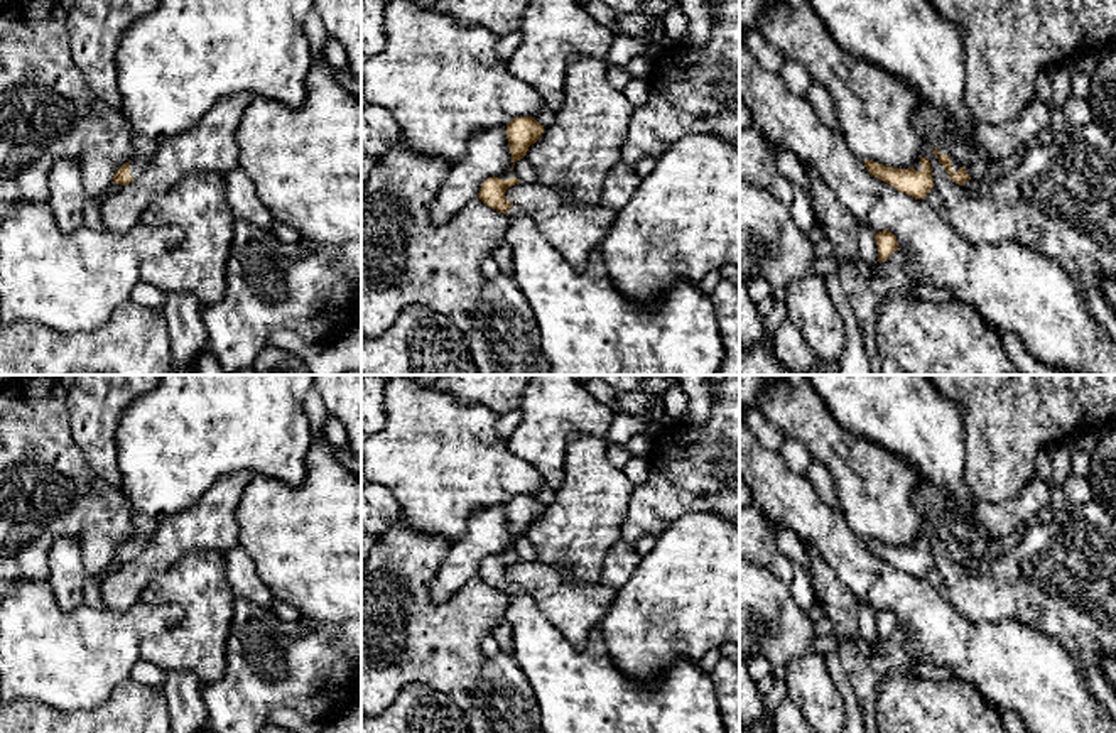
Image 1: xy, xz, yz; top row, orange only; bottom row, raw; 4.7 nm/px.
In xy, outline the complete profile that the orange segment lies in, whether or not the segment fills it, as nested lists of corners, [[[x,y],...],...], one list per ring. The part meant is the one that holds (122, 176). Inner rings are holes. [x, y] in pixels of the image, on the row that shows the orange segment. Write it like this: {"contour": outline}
{"contour": [[[160,0],[152,12],[135,20],[122,37],[116,54],[122,111],[130,125],[135,152],[111,182],[130,184],[145,171],[162,138],[198,123],[223,96],[248,93],[301,108],[306,100],[306,78],[314,62],[302,34],[312,7],[314,0]]]}

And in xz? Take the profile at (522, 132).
{"contour": [[[517,117],[507,123],[507,138],[512,152],[512,162],[527,155],[527,150],[535,144],[544,133],[544,125],[540,125],[532,117]]]}

